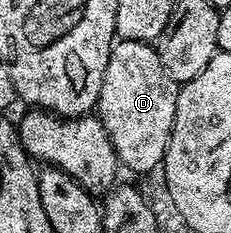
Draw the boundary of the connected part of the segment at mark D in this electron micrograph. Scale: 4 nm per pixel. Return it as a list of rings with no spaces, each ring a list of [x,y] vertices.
[[[119,40],[113,46],[110,62],[104,71],[104,83],[100,87],[96,116],[108,131],[112,147],[116,151],[119,162],[126,165],[134,173],[148,174],[166,157],[166,148],[172,135],[172,127],[176,119],[176,99],[180,85],[164,71],[164,63],[160,63],[158,50],[153,44],[144,41]]]

